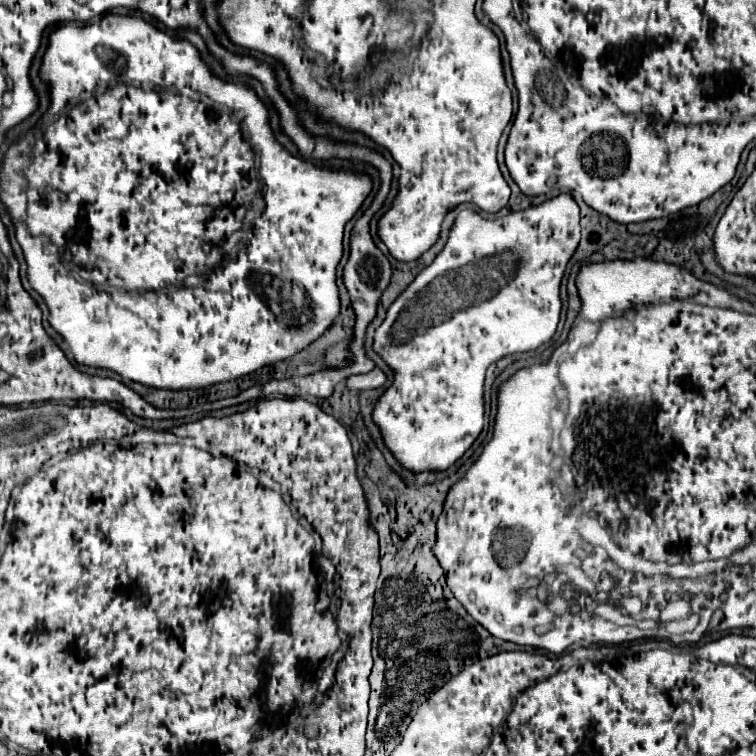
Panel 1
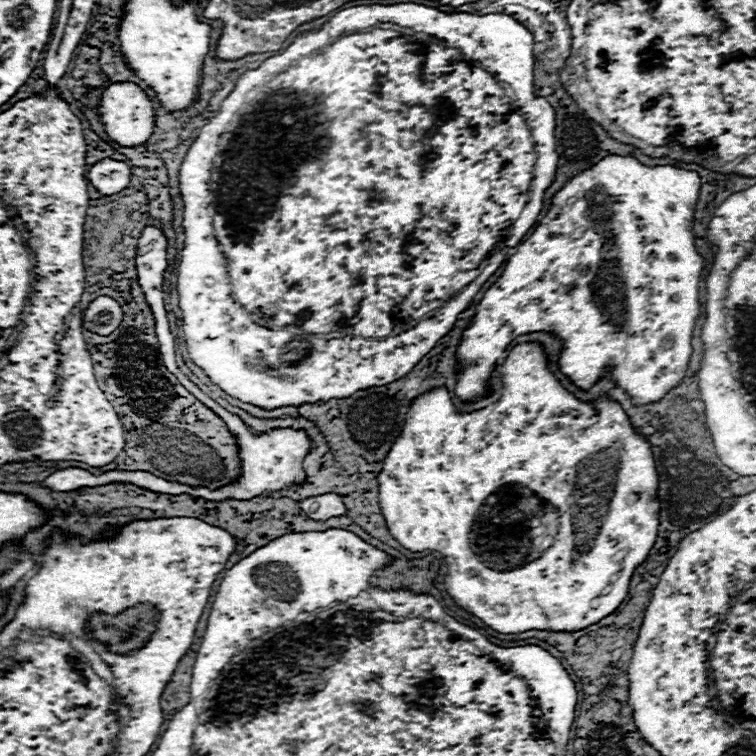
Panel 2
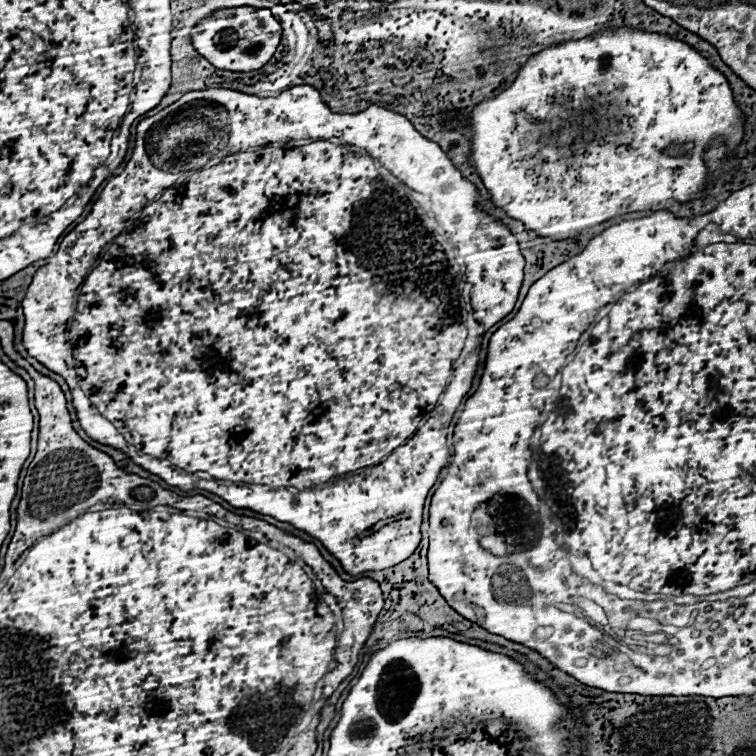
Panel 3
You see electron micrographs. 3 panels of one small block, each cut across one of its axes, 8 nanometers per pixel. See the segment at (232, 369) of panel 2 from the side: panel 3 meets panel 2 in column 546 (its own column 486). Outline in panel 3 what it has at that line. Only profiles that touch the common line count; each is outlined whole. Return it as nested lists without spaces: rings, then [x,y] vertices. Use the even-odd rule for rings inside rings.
[[[618,28],[618,30],[604,30],[598,36],[588,36],[582,40],[568,40],[564,44],[550,46],[542,52],[538,52],[534,58],[526,62],[526,66],[520,70],[514,84],[504,90],[500,96],[490,98],[482,104],[478,104],[472,110],[472,130],[474,130],[474,146],[472,146],[472,164],[476,166],[484,186],[488,188],[494,206],[502,208],[510,218],[516,218],[524,222],[528,230],[536,230],[538,236],[550,236],[554,240],[566,240],[576,238],[578,232],[596,226],[612,216],[646,210],[652,204],[664,202],[664,200],[678,200],[688,202],[688,198],[700,190],[704,190],[706,184],[706,164],[702,160],[702,152],[710,146],[710,142],[716,136],[722,136],[728,144],[728,150],[732,152],[744,136],[742,130],[742,112],[738,110],[732,90],[728,86],[728,80],[710,66],[710,62],[690,48],[686,42],[672,40],[668,36],[650,34],[642,30],[630,30],[630,28]]]

